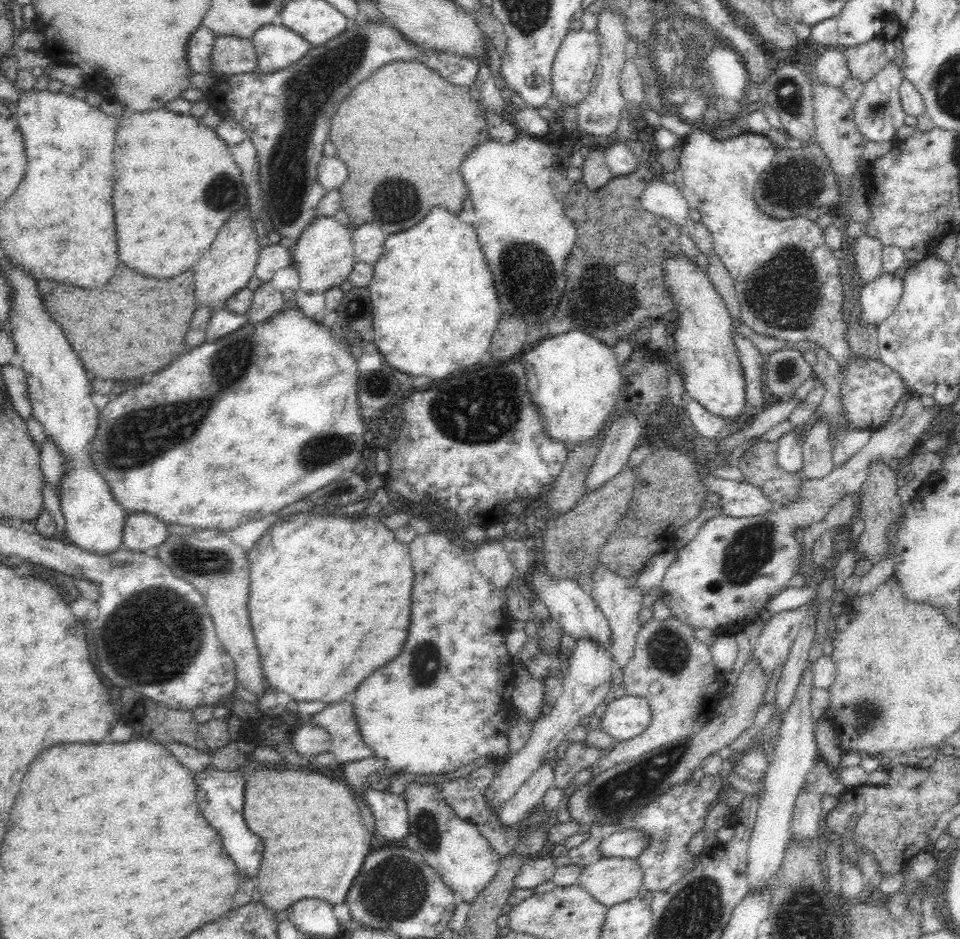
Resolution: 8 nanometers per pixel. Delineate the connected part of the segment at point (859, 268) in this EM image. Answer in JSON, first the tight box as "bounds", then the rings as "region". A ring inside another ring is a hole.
{"bounds":[853,233,884,284],"region":[[[864,233],[853,240],[854,243],[854,265],[860,281],[871,284],[884,276],[884,266],[882,264],[881,242]]]}

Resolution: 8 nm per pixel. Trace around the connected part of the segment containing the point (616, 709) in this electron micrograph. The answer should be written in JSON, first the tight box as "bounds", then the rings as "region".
{"bounds":[599,695,651,742],"region":[[[624,695],[614,699],[606,708],[602,708],[599,730],[611,736],[615,742],[627,741],[638,736],[647,726],[651,719],[651,710],[648,701],[638,696]]]}

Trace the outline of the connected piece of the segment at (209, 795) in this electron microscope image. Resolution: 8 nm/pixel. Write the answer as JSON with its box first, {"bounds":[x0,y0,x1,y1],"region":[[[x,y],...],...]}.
{"bounds":[196,768,262,879],"region":[[[209,768],[207,772],[196,774],[198,784],[198,798],[200,806],[204,808],[204,814],[208,822],[220,832],[224,838],[224,848],[236,862],[238,870],[243,874],[248,874],[254,879],[260,864],[260,854],[262,854],[262,842],[256,834],[252,834],[244,821],[244,786],[243,774],[236,772],[220,772]]]}

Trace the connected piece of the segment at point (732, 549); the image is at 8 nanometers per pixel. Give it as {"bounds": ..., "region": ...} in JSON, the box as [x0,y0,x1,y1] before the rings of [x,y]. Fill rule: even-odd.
{"bounds":[660,393,939,635],"region":[[[910,393],[903,398],[904,415],[902,418],[892,422],[887,428],[873,430],[868,444],[865,444],[844,466],[834,466],[828,476],[819,479],[808,479],[800,484],[798,500],[790,504],[779,506],[764,516],[750,518],[736,518],[728,515],[715,516],[706,520],[700,527],[697,535],[684,545],[676,556],[676,560],[666,569],[660,599],[670,608],[674,617],[680,622],[687,624],[690,628],[707,628],[716,633],[736,635],[750,624],[754,618],[760,616],[760,610],[768,604],[775,594],[786,589],[788,582],[794,576],[794,570],[799,562],[799,547],[795,545],[794,530],[798,526],[806,528],[814,522],[820,522],[825,514],[845,494],[858,494],[868,474],[870,466],[876,462],[890,465],[890,462],[911,455],[918,450],[922,440],[919,438],[922,432],[934,425],[934,418],[939,412],[938,407],[930,410],[921,406],[919,395]]]}

